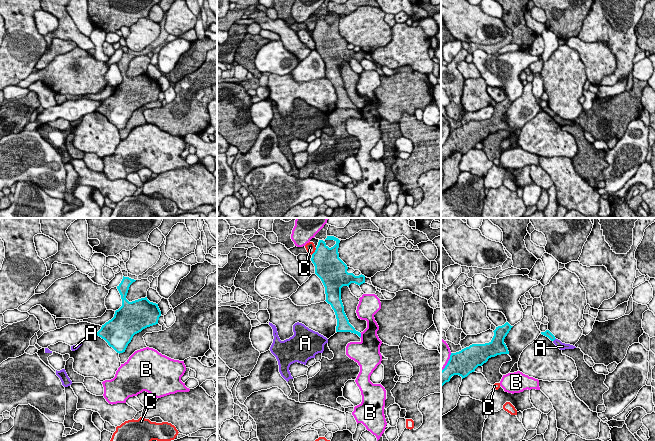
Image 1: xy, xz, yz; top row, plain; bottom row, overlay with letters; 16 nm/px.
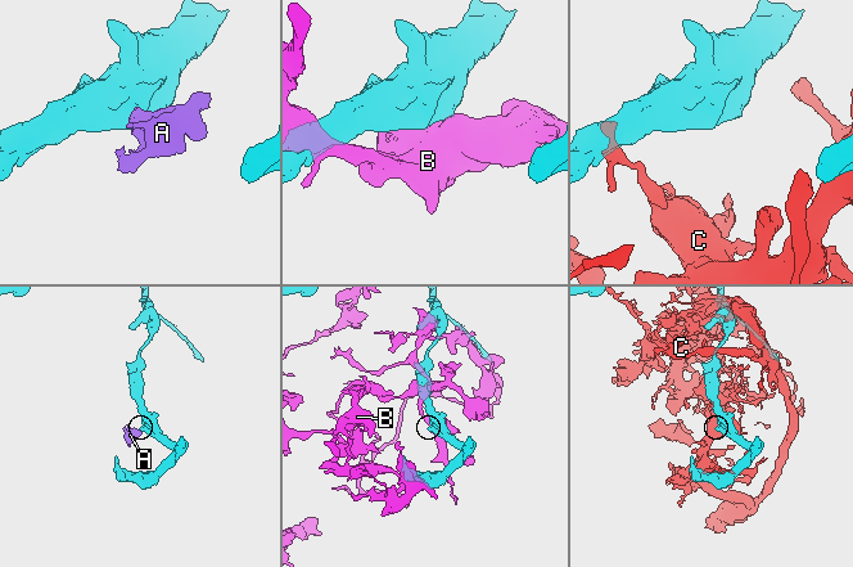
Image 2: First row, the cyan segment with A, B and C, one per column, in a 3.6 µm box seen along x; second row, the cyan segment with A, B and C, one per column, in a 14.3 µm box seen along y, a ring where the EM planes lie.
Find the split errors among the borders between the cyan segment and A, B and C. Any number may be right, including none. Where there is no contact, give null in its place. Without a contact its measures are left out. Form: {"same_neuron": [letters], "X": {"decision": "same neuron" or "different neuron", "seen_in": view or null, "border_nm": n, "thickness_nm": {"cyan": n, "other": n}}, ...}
{"same_neuron": [], "A": {"decision": "different neuron", "seen_in": "yz", "border_nm": 70, "thickness_nm": {"cyan": 120, "other": 130}}, "B": {"decision": "different neuron", "seen_in": "yz", "border_nm": 340, "thickness_nm": {"cyan": 400, "other": 300}}, "C": {"decision": "different neuron", "seen_in": "xz", "border_nm": 140, "thickness_nm": {"cyan": 420, "other": 160}}}

